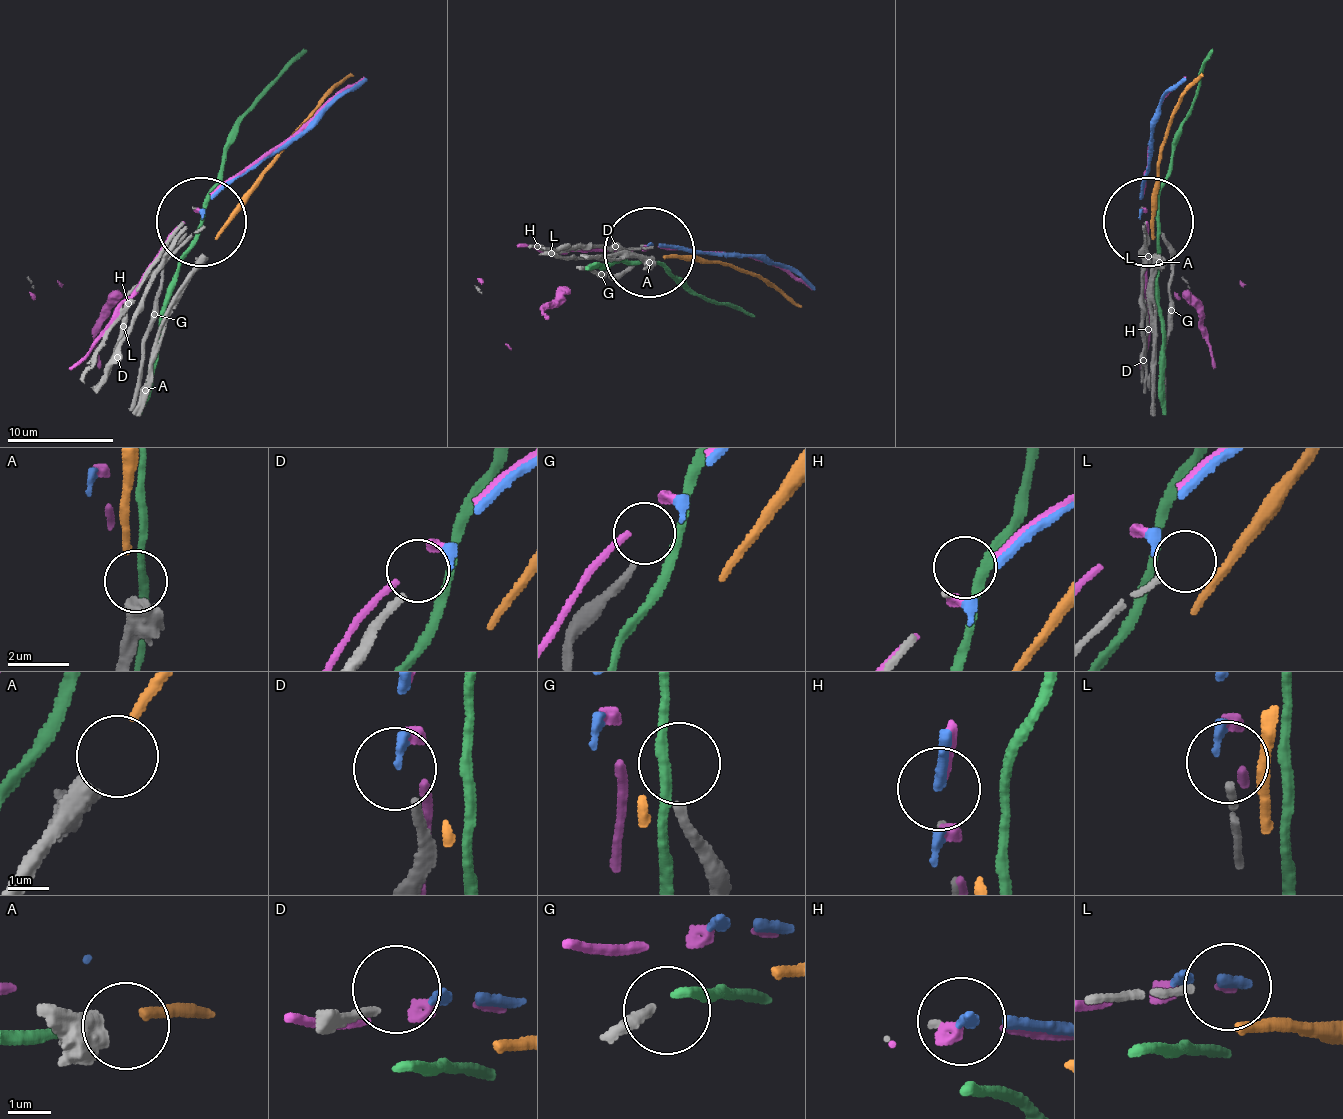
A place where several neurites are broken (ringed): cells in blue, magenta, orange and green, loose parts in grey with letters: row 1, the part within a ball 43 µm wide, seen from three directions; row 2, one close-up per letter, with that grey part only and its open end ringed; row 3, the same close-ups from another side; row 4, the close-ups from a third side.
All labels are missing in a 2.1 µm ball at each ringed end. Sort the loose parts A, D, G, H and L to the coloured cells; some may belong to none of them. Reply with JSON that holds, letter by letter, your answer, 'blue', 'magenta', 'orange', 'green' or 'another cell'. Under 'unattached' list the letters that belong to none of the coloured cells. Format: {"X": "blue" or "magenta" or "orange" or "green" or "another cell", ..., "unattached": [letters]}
{"A": "orange", "D": "blue", "G": "another cell", "H": "another cell", "L": "another cell", "unattached": ["G", "H", "L"]}

